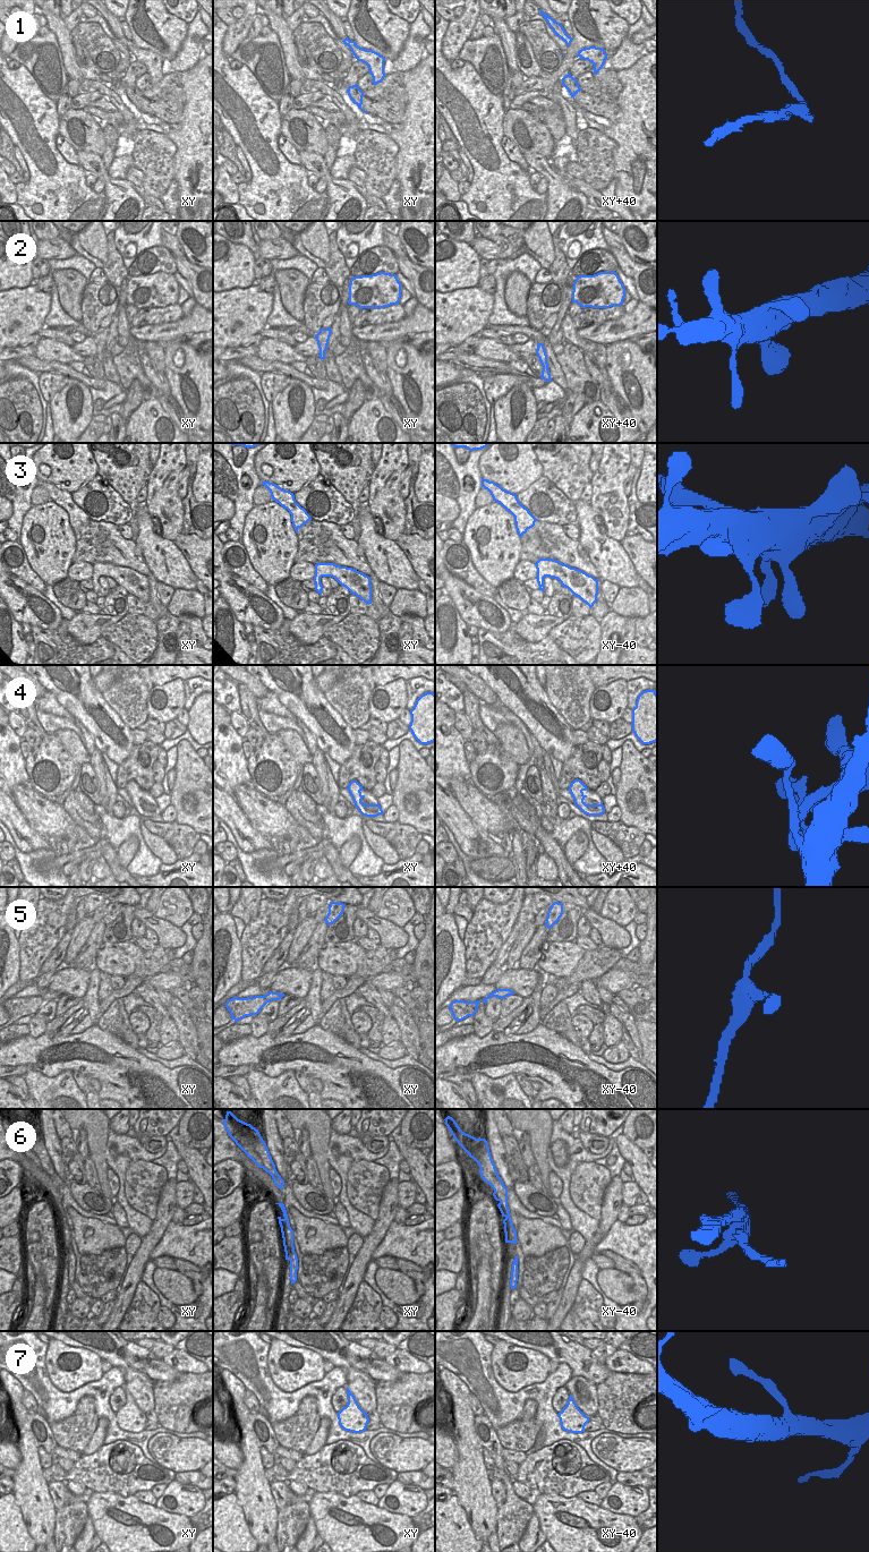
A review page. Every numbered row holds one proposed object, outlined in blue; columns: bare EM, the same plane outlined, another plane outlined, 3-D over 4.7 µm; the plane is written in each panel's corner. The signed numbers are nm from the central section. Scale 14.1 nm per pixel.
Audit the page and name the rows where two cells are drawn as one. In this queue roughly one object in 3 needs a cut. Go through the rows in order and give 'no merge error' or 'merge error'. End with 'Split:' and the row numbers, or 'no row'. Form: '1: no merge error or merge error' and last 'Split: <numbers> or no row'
1: merge error
2: no merge error
3: no merge error
4: merge error
5: no merge error
6: merge error
7: no merge error
Split: 1, 4, 6

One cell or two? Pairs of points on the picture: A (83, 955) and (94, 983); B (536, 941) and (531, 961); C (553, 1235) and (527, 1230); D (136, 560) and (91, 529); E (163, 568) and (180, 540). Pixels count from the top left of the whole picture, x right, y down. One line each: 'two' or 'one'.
A: two
B: one
C: one
D: one
E: two

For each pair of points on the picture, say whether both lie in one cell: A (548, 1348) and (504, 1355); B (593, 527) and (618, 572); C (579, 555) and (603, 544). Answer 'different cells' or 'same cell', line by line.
A: different cells
B: same cell
C: different cells

